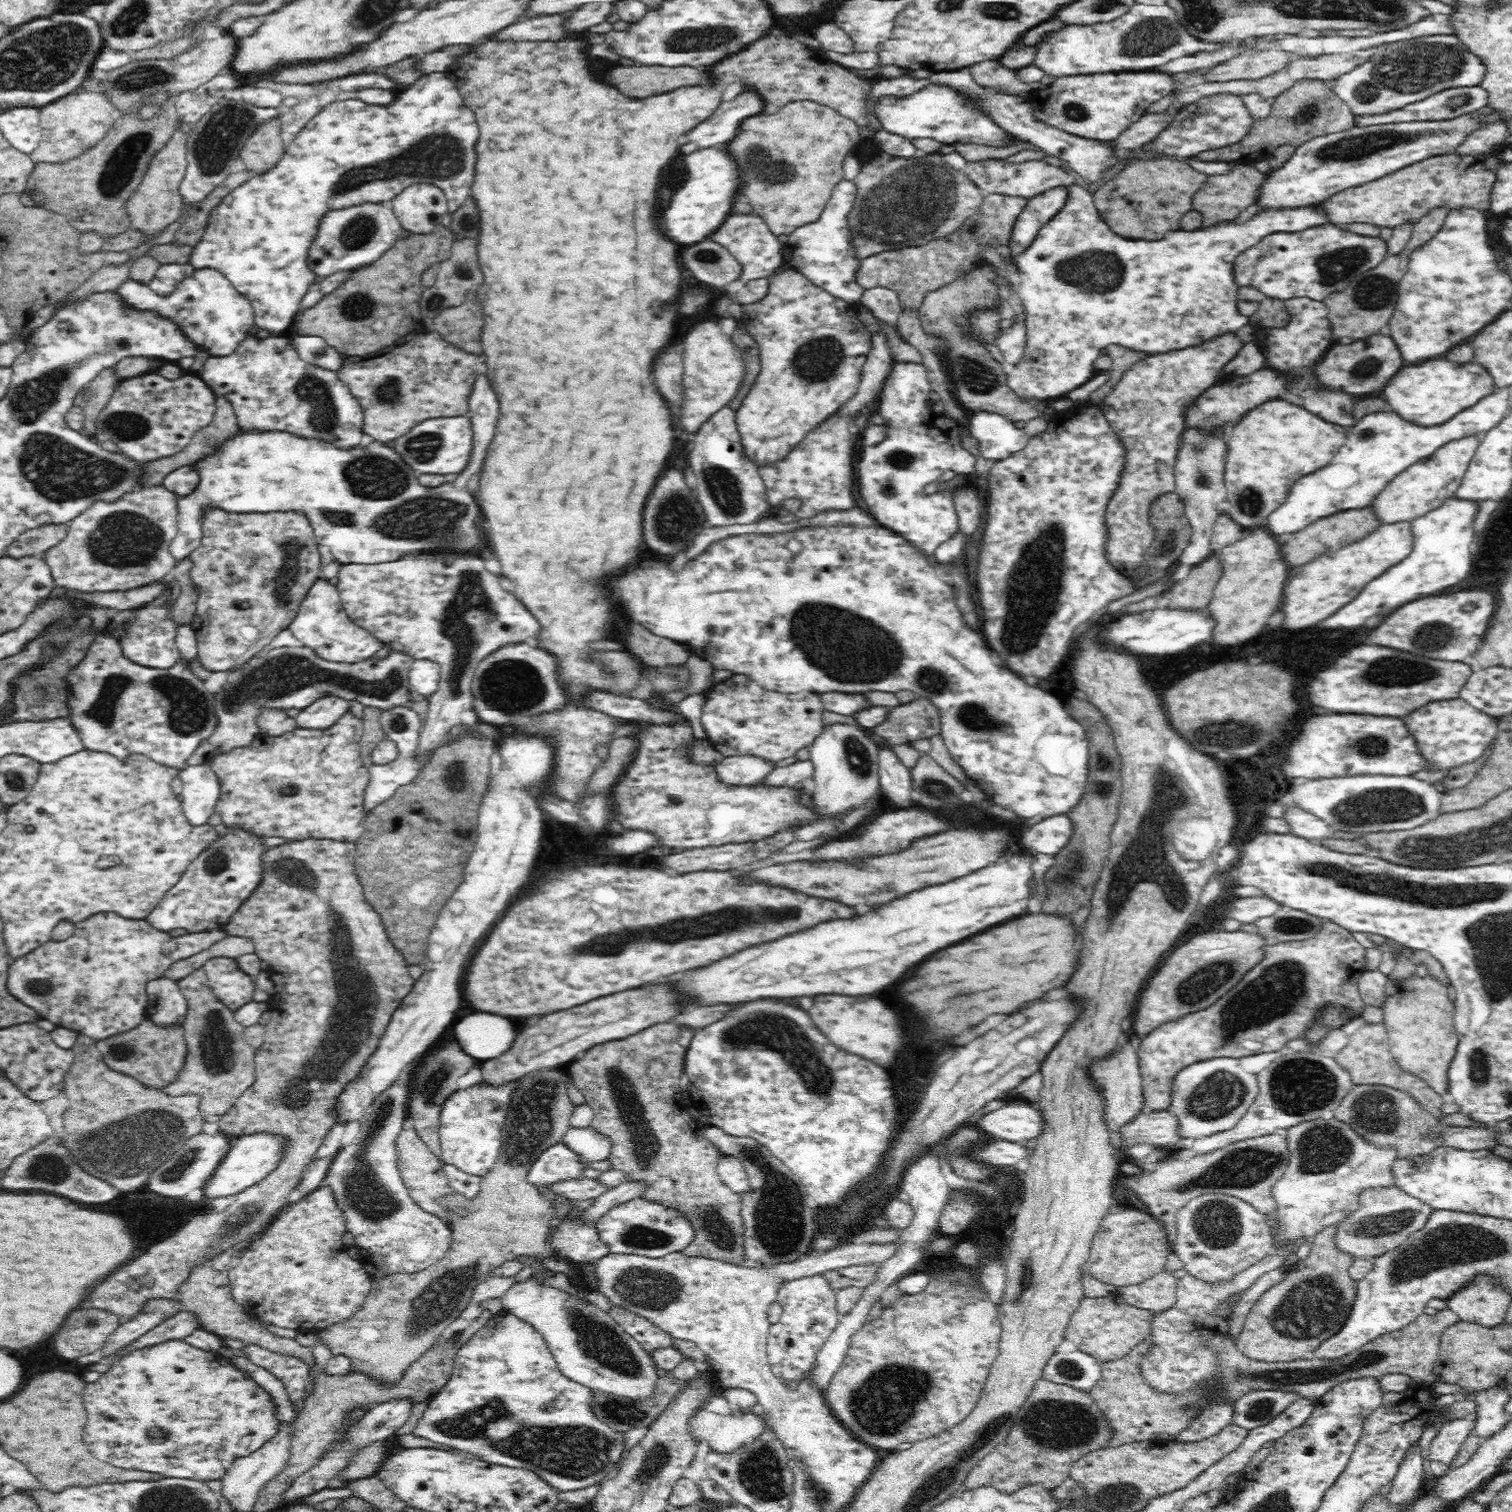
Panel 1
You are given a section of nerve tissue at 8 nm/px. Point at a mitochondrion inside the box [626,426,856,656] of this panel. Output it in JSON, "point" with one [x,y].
{"point":[674,517]}

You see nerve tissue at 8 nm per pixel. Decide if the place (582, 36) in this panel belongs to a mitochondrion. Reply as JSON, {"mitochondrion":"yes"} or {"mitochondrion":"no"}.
{"mitochondrion":"no"}

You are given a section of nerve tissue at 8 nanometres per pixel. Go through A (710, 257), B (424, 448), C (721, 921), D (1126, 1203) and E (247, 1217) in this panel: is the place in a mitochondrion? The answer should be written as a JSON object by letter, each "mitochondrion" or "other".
{"A":"mitochondrion","B":"mitochondrion","C":"mitochondrion","D":"other","E":"mitochondrion"}

